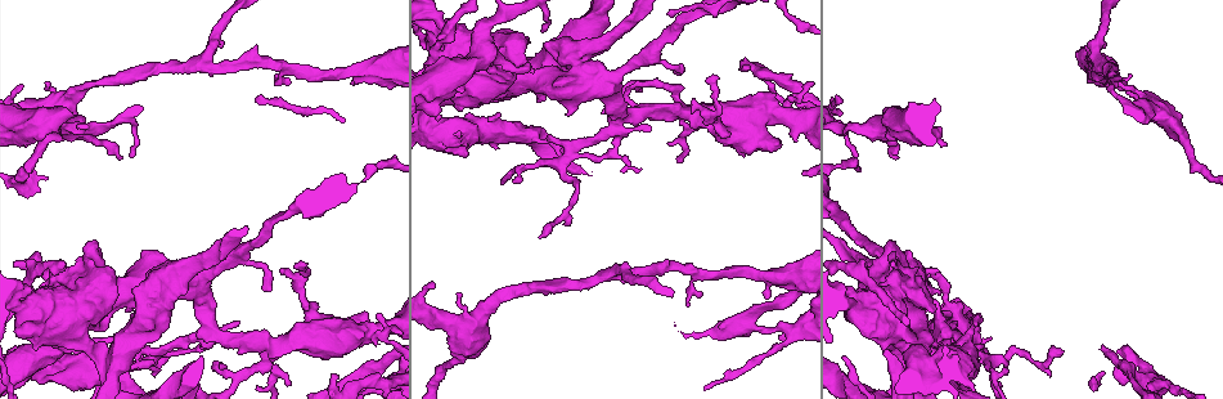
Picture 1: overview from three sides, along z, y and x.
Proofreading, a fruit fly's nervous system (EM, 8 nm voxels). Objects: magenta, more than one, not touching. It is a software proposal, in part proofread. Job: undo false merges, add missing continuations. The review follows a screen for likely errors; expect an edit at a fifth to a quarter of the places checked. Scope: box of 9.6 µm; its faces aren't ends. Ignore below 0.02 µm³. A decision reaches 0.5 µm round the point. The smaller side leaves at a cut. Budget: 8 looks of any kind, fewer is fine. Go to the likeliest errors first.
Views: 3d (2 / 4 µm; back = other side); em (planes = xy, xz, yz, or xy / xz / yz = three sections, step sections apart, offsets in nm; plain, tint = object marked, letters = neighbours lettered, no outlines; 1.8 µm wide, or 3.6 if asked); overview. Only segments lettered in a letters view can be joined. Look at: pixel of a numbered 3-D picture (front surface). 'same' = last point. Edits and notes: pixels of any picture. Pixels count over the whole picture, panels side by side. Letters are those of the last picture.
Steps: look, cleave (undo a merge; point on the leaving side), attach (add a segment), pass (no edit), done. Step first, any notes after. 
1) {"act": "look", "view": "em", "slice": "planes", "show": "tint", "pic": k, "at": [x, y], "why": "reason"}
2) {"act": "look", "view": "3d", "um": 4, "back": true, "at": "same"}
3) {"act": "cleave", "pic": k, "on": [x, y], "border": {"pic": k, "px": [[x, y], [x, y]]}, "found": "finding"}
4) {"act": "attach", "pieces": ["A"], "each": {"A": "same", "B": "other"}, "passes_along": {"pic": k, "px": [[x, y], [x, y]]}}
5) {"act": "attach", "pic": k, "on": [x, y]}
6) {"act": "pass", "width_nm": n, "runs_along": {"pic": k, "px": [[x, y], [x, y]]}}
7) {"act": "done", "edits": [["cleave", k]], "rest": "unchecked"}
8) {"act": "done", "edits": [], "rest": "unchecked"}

{"act": "look", "view": "3d", "um": 4, "pic": 1, "at": [749, 67], "why": "branch stops here"}

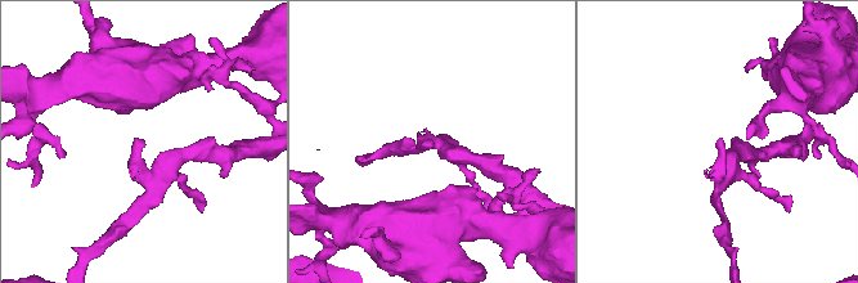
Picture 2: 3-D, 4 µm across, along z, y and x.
{"act": "look", "view": "em", "slice": "xy", "step": 8, "show": "letters", "pic": 2, "at": [720, 139], "why": "need the tissue"}

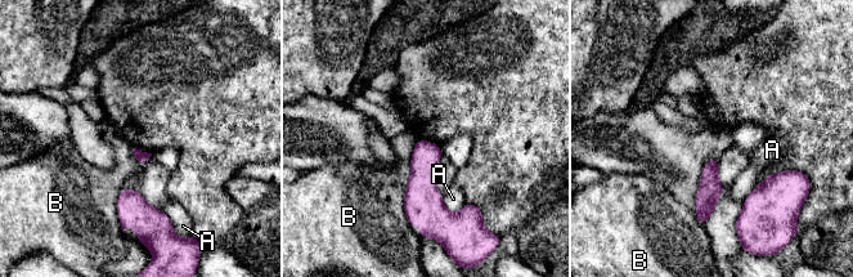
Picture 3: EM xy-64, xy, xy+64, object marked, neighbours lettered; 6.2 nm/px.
{"act": "pass", "each": {"A": "other", "B": "other"}, "border": {"pic": 3, "px": [[409, 164], [404, 214], [412, 228]]}, "found": "no lettered segment goes on from it"}

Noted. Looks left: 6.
{"act": "look", "view": "em", "slice": "yz", "step": 4, "show": "letters", "pic": 1, "at": [62, 363], "why": "sudden change in width"}

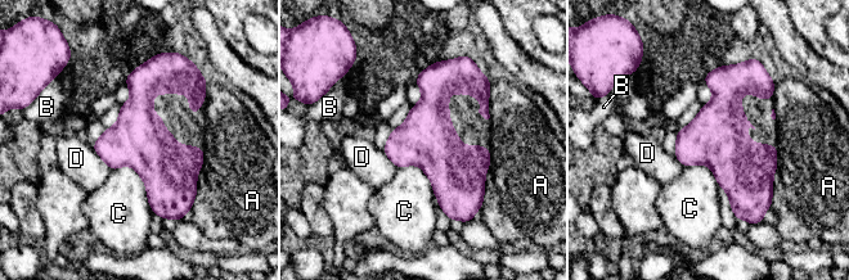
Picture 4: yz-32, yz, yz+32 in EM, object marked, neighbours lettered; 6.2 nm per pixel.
{"act": "pass", "width_nm": 340, "each": {"A": "other", "B": "other", "C": "other", "D": "other"}, "found": "one neuron here"}

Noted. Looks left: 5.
{"act": "look", "view": "3d", "um": 2, "pic": 1, "at": [1098, 68], "why": "three arms meet"}

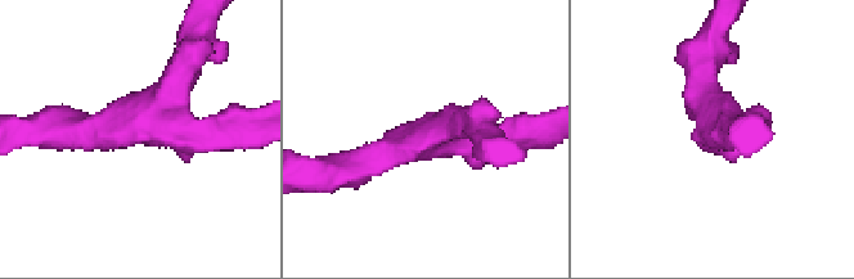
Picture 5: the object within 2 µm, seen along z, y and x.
{"act": "look", "view": "em", "slice": "planes", "show": "tint", "pic": 5, "at": [159, 129]}

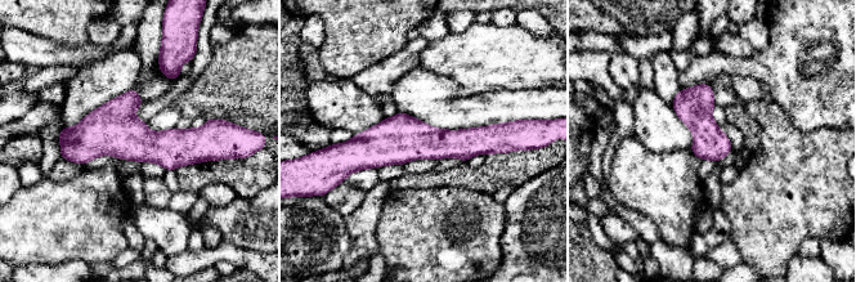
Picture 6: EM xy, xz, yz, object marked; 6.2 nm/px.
{"act": "look", "view": "em", "slice": "planes", "show": "letters", "at": "same"}

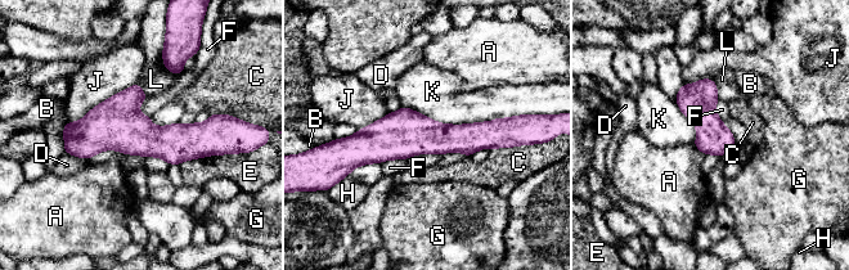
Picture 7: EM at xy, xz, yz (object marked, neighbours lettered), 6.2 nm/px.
{"act": "pass", "each": {"A": "other", "B": "other", "C": "other", "D": "other", "E": "other", "F": "other", "G": "other", "H": "other", "J": "other", "K": "other", "L": "other"}, "runs_along": {"pic": 7, "px": [[504, 129], [471, 138], [350, 142]]}, "found": "continuous, no second neuron"}

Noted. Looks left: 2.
{"act": "done", "edits": [], "rest": "unchecked"}

